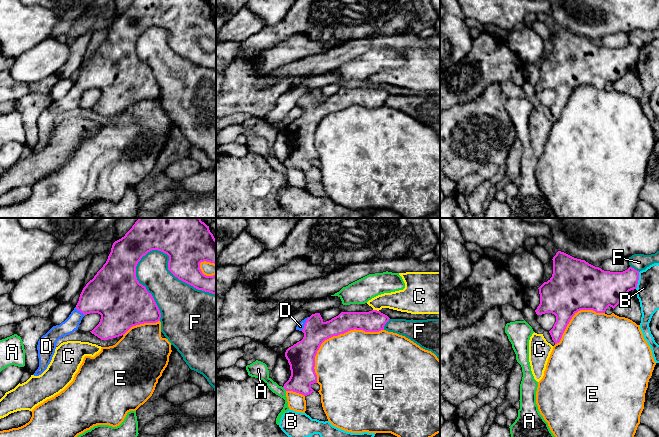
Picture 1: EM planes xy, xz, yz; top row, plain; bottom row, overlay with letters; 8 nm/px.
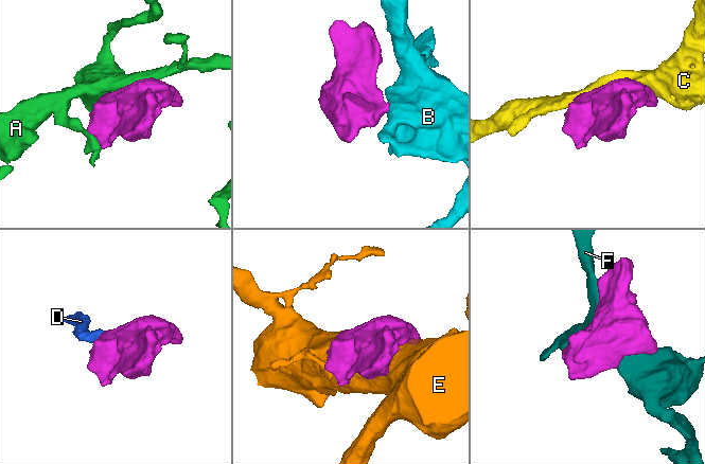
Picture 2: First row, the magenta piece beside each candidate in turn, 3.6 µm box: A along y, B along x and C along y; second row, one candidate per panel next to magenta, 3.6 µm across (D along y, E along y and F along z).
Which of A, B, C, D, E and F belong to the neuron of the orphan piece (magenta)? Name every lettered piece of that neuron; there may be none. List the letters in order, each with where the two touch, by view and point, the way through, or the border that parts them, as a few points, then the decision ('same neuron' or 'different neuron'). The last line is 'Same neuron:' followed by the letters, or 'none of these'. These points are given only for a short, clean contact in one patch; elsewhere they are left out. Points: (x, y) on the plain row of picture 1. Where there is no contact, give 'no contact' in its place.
A: meets magenta in xz at (284, 164); border along xz (283, 162), (286, 166); different neuron
B: meets magenta in yz at (637, 56); border along yz (639, 48), (635, 64); different neuron
C: meets magenta in xz at (376, 86); different neuron
D: meets magenta in xz at (305, 100); runs through xz (302, 130), (308, 122), (305, 100), (300, 102); same neuron
E: meets magenta in xz at (333, 111); different neuron
F: meets magenta in xy at (168, 45); different neuron
Same neuron: D

